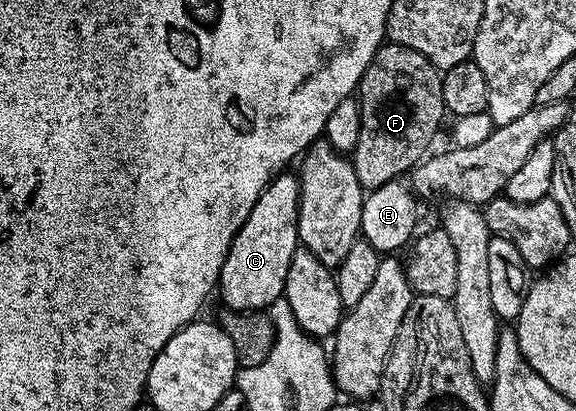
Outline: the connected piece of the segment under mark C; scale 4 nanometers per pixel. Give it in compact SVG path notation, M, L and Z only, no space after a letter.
M284 172L275 177L263 189L257 204L253 204L253 212L249 212L245 224L241 224L241 228L225 256L225 264L219 273L217 294L223 297L222 305L226 309L266 311L278 298L284 297L286 273L289 272L289 264L294 258L295 249L300 245L298 215L299 180L294 173Z

